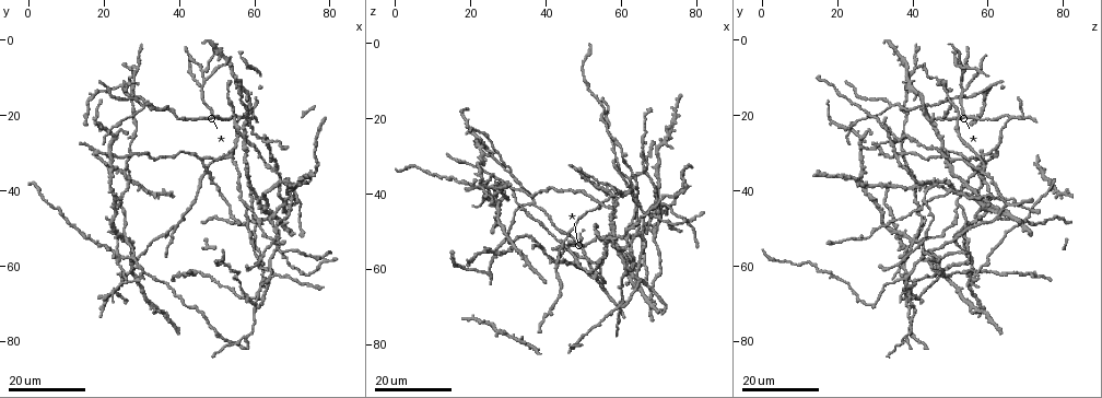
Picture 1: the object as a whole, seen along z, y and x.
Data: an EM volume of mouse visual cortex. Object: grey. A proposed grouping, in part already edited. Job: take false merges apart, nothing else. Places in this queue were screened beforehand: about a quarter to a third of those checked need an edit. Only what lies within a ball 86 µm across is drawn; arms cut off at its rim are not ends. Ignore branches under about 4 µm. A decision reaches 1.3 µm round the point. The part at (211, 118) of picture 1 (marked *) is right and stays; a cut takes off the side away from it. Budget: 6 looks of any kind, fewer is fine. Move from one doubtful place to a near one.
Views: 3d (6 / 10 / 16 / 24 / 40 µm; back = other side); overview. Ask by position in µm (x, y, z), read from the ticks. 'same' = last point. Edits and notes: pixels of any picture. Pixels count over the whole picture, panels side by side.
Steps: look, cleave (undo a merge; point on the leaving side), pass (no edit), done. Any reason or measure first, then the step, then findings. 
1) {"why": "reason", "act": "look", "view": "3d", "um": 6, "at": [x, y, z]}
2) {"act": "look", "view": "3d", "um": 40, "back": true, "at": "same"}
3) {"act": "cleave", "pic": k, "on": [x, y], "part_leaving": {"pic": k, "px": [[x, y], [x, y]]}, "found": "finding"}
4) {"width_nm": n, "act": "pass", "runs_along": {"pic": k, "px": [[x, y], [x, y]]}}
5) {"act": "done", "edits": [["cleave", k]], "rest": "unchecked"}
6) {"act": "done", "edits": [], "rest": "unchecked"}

{"why": "three arms meet", "act": "look", "view": "3d", "um": 24, "at": [58.0, 44.0, 52.5]}

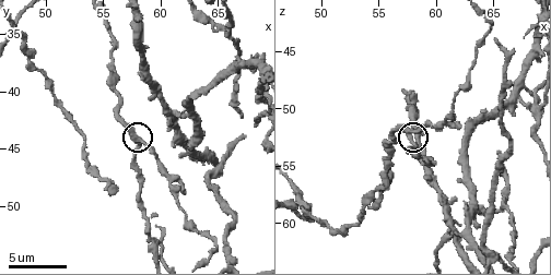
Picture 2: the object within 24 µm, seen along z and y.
{"why": "closer look", "act": "look", "view": "3d", "um": 6, "at": [57.6, 43.8, 52.0]}

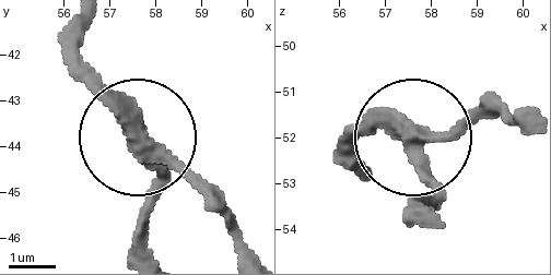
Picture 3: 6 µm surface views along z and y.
{"act": "pass", "found": "continuous, no second neuron"}

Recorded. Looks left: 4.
{"why": "arms part here", "act": "look", "view": "3d", "um": 16, "at": [59.5, 48.0, 69.0]}

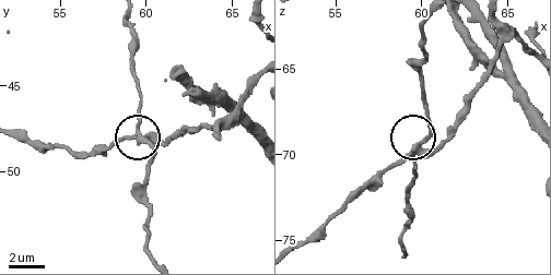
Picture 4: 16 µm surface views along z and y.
{"act": "look", "view": "3d", "um": 10, "at": "same"}

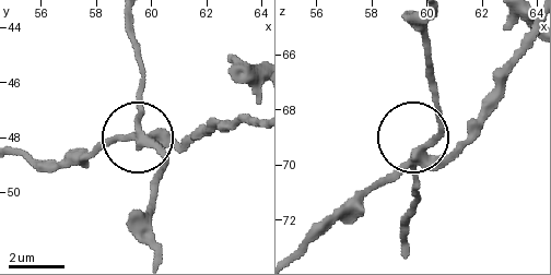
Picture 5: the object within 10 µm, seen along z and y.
{"arms": 3, "act": "cleave", "pic": 5, "on": [140, 104], "found": "a second neuron is stuck on"}

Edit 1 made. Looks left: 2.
{"why": "calibre changes", "act": "look", "view": "3d", "um": 16, "at": [72.0, 47.5, 46.0]}

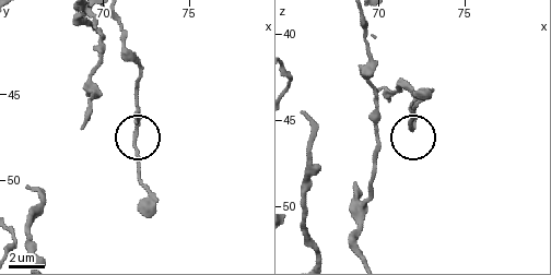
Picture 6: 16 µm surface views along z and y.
{"act": "look", "view": "3d", "um": 6, "at": [72.0, 47.4, 45.4]}

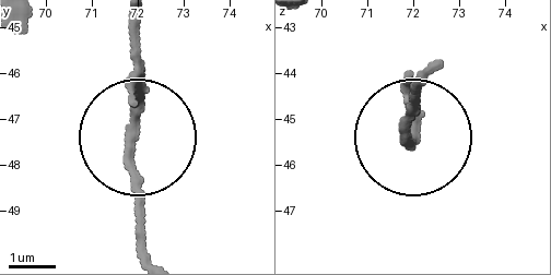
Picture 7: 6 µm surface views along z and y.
{"act": "pass", "found": "continuous, no second neuron"}

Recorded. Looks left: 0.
{"act": "done", "edits": [["cleave", 5]], "rest": "unchecked"}

